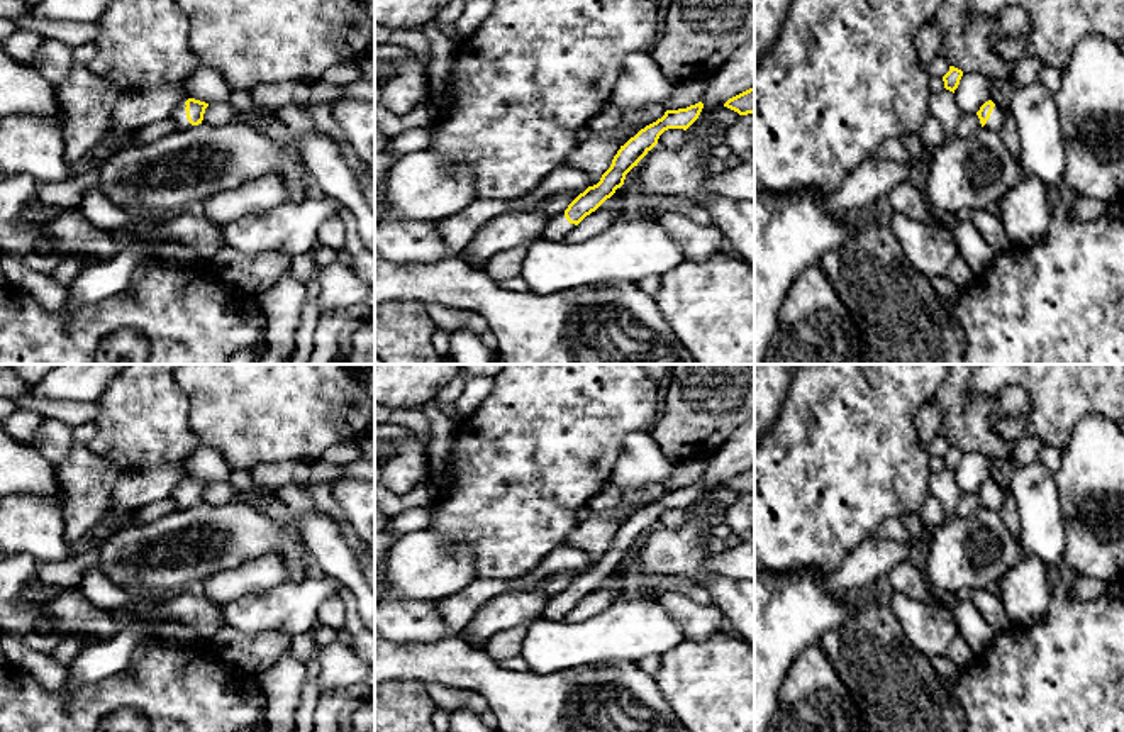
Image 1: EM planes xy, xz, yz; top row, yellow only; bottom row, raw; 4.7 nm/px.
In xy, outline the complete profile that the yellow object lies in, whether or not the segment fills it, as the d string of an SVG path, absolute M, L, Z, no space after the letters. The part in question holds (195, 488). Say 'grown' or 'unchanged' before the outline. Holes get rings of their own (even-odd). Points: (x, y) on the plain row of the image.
grown; M188 478L186 481L180 483L171 493L175 500L175 508L188 510L193 505L202 503L207 486L209 483L195 478Z

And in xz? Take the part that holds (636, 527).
grown; M698 481L687 488L666 490L661 498L641 508L620 525L600 561L588 566L563 593L556 595L541 617L546 620L563 620L587 595L595 591L624 564L626 554L658 524L658 518L665 510L687 510L698 498L702 488L704 483Z

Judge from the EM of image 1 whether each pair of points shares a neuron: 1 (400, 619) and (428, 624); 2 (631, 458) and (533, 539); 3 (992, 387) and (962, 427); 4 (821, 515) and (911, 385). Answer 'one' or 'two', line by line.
1: one
2: two
3: two
4: one

